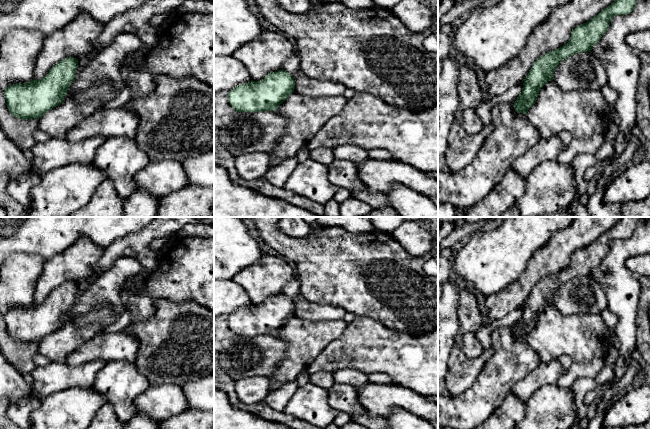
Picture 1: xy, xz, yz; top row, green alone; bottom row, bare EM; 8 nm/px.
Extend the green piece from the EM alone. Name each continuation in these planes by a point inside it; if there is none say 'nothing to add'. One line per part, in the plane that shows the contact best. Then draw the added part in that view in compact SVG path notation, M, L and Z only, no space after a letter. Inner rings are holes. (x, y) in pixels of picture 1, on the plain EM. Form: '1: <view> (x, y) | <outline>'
nothing to add

